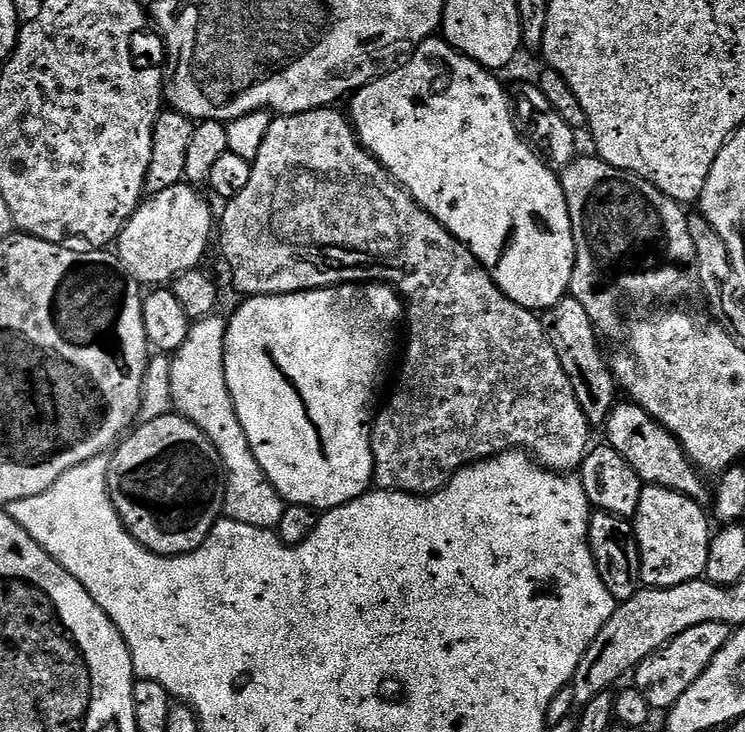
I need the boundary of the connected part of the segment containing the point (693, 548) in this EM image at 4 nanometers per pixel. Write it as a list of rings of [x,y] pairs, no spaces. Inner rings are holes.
[[[655,486],[644,487],[634,517],[640,551],[640,583],[643,587],[682,586],[682,582],[703,577],[714,528],[709,513],[700,508],[703,508],[701,501],[691,500],[680,492]]]

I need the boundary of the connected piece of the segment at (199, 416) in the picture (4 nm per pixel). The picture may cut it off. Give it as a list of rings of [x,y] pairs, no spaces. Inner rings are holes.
[[[213,314],[195,321],[186,334],[186,342],[171,353],[170,398],[175,415],[185,416],[218,450],[220,465],[224,468],[223,515],[234,522],[246,522],[246,526],[275,529],[282,519],[286,501],[270,478],[258,466],[258,458],[250,450],[250,438],[238,422],[238,410],[234,410],[234,398],[226,382],[224,347],[228,333],[228,320]]]

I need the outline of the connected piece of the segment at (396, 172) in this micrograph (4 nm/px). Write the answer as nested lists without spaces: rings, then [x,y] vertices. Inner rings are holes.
[[[443,38],[423,40],[421,44],[416,45],[414,51],[404,62],[405,64],[401,68],[396,68],[393,72],[388,73],[385,71],[383,74],[377,75],[375,80],[369,80],[363,88],[358,88],[351,93],[350,123],[353,132],[356,133],[357,140],[360,141],[360,146],[365,148],[390,173],[392,179],[400,187],[405,188],[411,194],[412,200],[418,202],[418,206],[422,206],[422,210],[429,212],[451,236],[468,245],[468,248],[474,254],[474,258],[478,258],[480,265],[492,276],[493,282],[515,304],[528,308],[537,314],[553,308],[559,300],[569,295],[572,286],[572,271],[576,261],[570,210],[566,202],[566,194],[560,185],[559,175],[549,168],[522,139],[521,133],[518,131],[517,121],[514,119],[513,109],[510,107],[509,93],[506,88],[504,92],[503,86],[492,77],[495,75],[489,69],[483,68],[481,64],[474,62],[470,57],[463,56]]]

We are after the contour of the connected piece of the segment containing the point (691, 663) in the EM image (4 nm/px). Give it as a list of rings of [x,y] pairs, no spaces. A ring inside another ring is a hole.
[[[706,622],[678,634],[666,646],[662,646],[637,665],[634,669],[634,686],[639,692],[646,694],[646,702],[650,702],[654,710],[672,708],[674,702],[678,702],[678,698],[682,698],[682,694],[686,694],[686,690],[690,690],[690,686],[698,682],[698,678],[702,678],[706,666],[710,666],[718,650],[726,646],[729,635],[729,625],[718,622]]]

